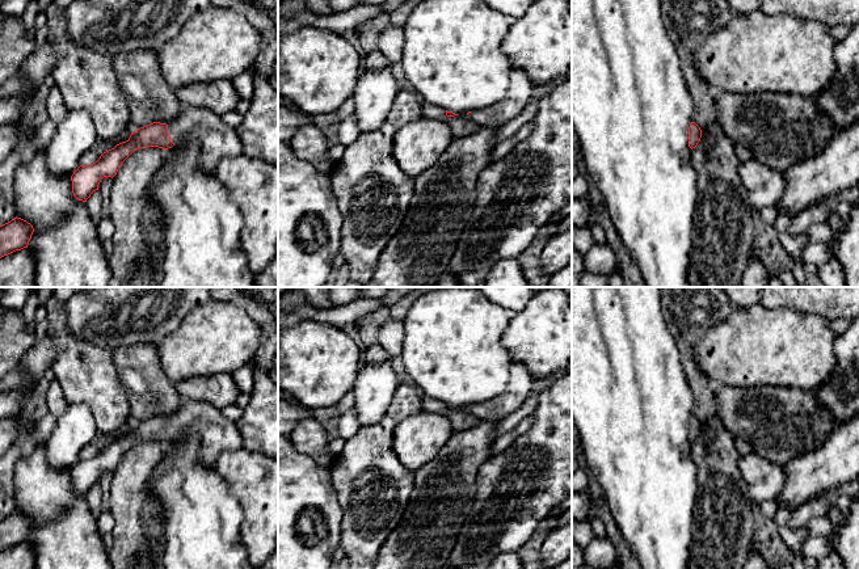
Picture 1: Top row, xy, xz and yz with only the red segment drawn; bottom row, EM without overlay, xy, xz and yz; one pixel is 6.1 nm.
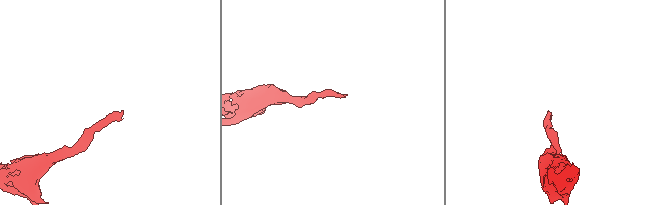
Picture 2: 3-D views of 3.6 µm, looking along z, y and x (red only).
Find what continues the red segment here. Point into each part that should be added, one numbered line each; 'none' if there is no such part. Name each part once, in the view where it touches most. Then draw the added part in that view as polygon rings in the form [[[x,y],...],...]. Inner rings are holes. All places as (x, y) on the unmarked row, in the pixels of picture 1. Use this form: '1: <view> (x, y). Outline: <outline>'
1: xy (217, 434). Outline: [[[180,397],[178,410],[168,417],[168,427],[174,439],[185,426],[194,426],[199,435],[198,458],[207,467],[216,464],[222,452],[243,447],[243,438],[236,422],[227,420],[220,409],[209,402]]]

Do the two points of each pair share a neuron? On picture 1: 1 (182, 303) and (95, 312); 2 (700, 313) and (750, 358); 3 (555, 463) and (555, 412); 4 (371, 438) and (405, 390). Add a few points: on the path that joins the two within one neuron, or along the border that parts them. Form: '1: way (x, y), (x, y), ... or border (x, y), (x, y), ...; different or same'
1: way (160, 303), (131, 303), (117, 312); same
2: border (736, 307), (725, 319), (711, 327), (693, 344); different
3: way (555, 450), (555, 425); same
4: way (384, 428), (404, 403); same

